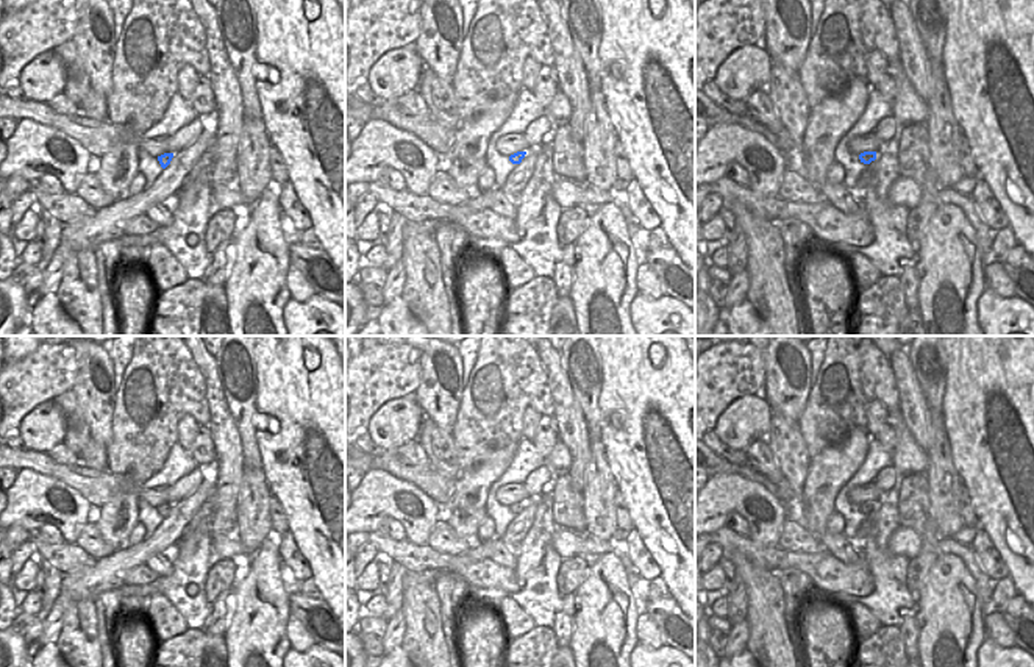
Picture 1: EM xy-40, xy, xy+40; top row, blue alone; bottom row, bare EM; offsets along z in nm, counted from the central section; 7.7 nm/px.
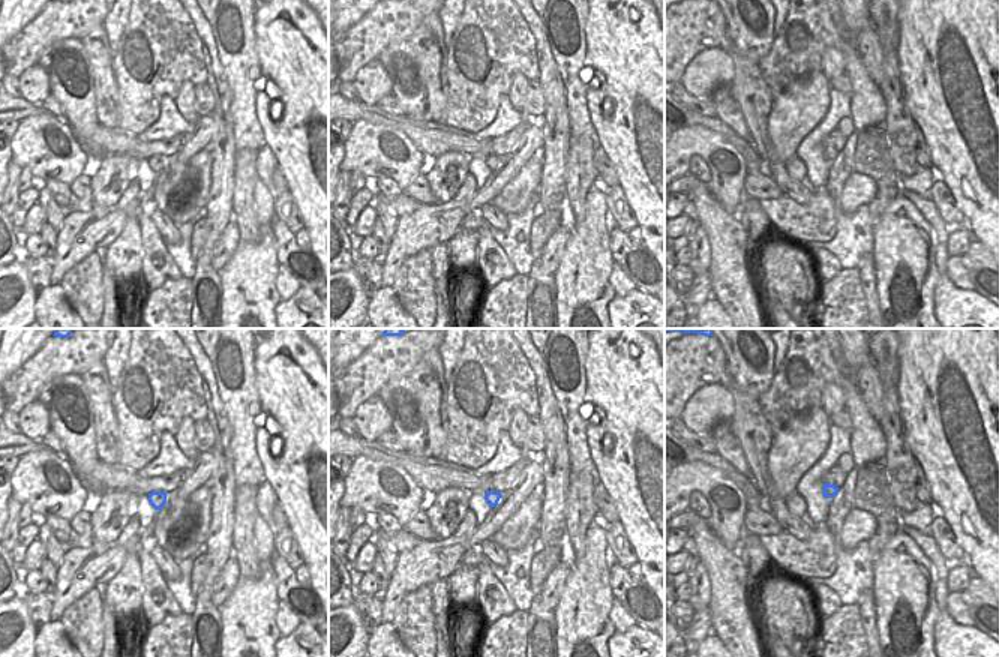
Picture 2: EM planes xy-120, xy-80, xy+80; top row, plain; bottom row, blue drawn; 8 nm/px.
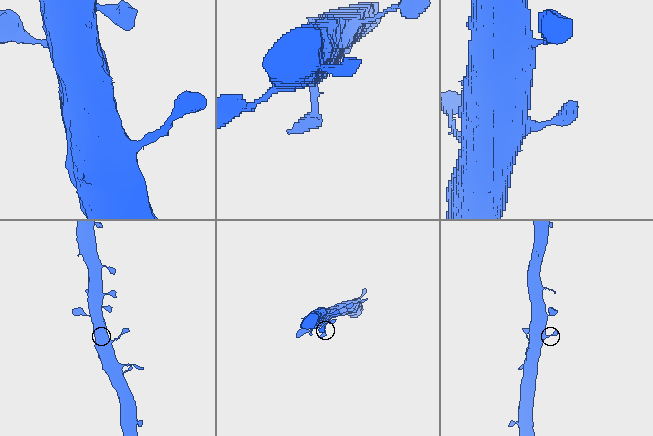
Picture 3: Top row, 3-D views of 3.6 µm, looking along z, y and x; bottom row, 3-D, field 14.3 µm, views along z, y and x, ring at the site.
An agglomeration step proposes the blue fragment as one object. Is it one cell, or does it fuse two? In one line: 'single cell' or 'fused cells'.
single cell

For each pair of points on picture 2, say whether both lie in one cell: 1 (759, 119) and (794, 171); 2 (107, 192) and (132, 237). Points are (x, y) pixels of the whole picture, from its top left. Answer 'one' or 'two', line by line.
1: two
2: two

